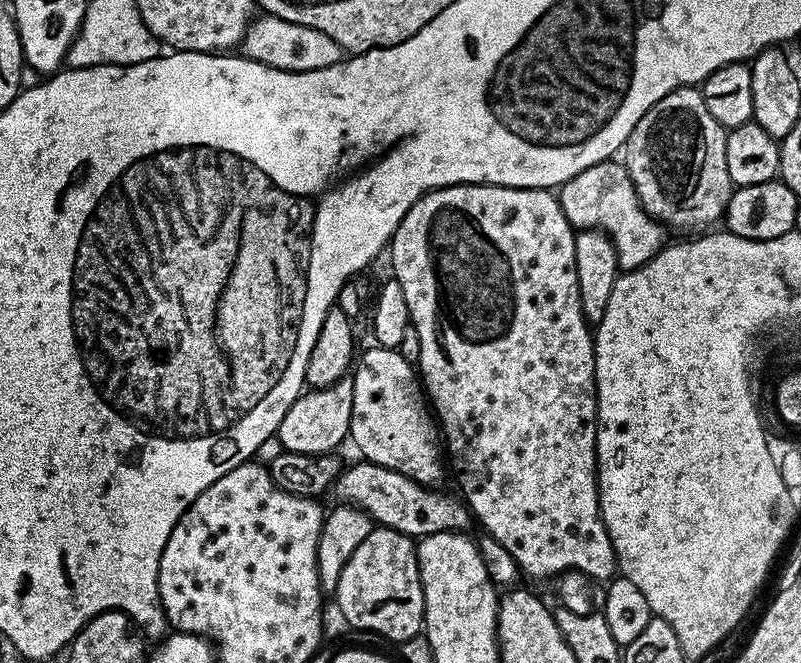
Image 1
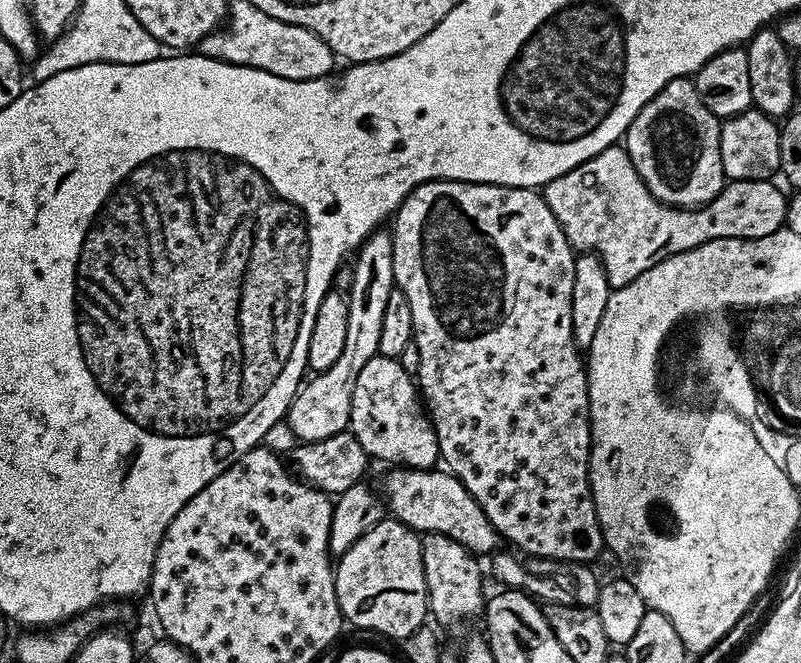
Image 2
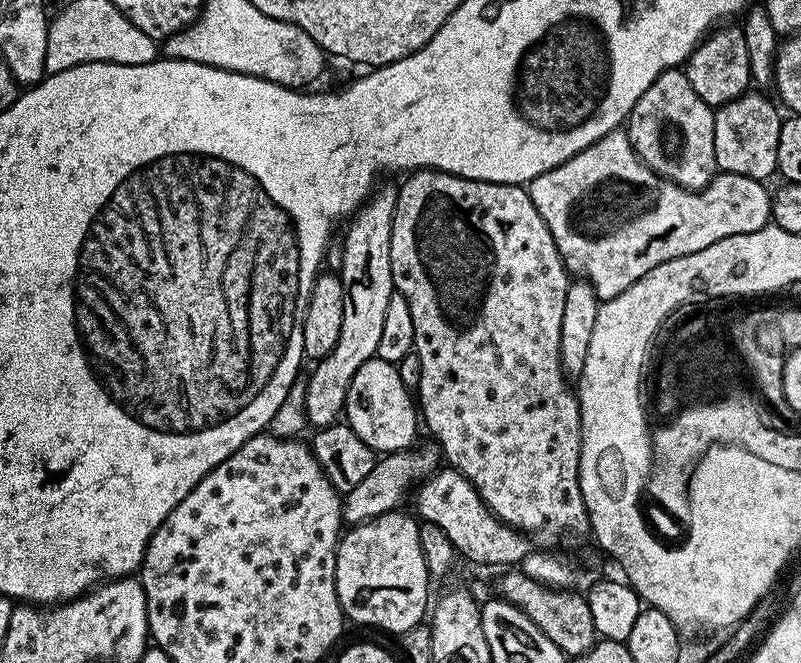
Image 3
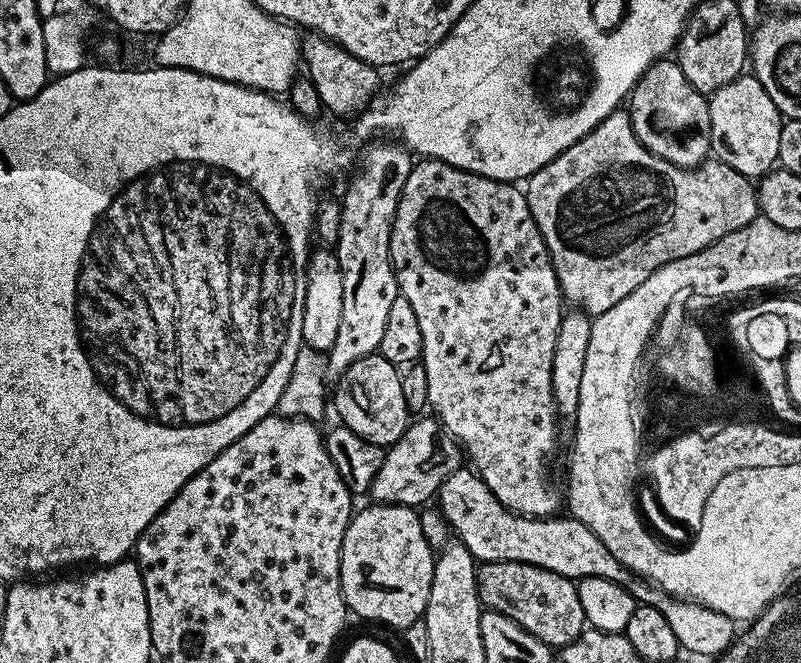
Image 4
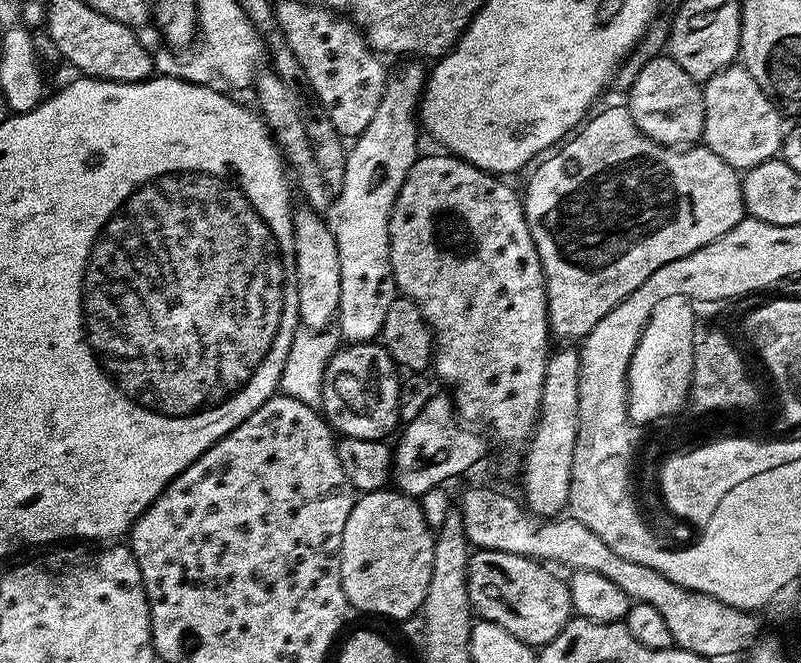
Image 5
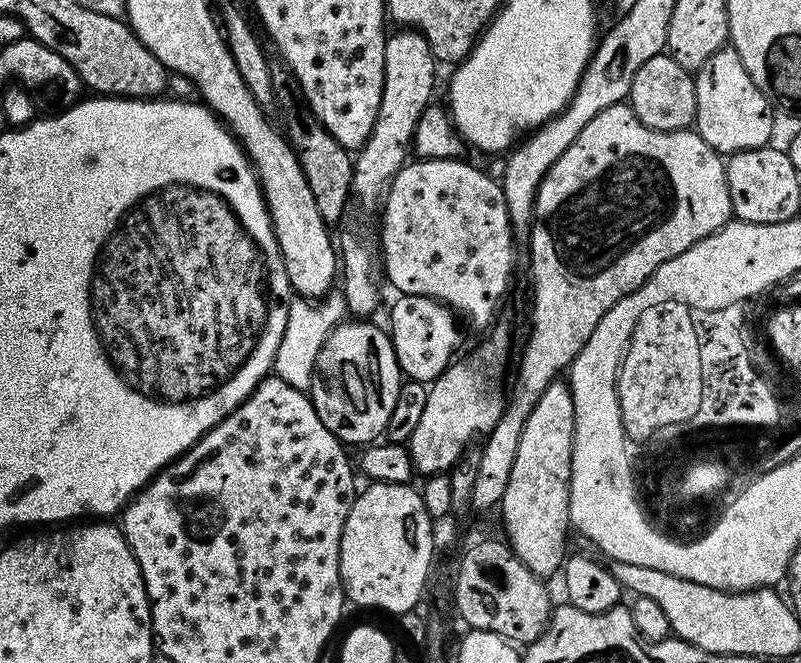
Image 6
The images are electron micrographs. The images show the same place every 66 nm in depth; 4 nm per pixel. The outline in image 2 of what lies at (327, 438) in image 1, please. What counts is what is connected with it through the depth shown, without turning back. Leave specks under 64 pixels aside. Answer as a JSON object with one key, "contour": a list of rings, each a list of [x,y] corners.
{"contour":[[[388,230],[372,232],[355,253],[356,265],[351,265],[353,282],[348,292],[348,317],[346,318],[346,344],[338,362],[330,370],[317,372],[301,387],[288,405],[286,421],[297,441],[309,444],[322,442],[334,434],[345,431],[352,419],[354,386],[362,366],[378,354],[378,338],[382,331],[382,314],[386,311],[386,298],[390,298],[394,281],[394,250],[392,233]]]}

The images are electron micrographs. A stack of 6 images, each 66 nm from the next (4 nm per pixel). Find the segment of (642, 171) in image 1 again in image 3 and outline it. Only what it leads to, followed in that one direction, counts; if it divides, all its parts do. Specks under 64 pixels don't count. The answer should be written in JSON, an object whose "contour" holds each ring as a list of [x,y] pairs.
{"contour":[[[667,68],[654,78],[650,90],[638,98],[626,121],[626,131],[632,149],[647,168],[653,168],[665,180],[681,188],[699,190],[707,186],[718,172],[714,158],[715,117],[713,105],[702,102],[702,98],[694,94],[687,71]]]}

